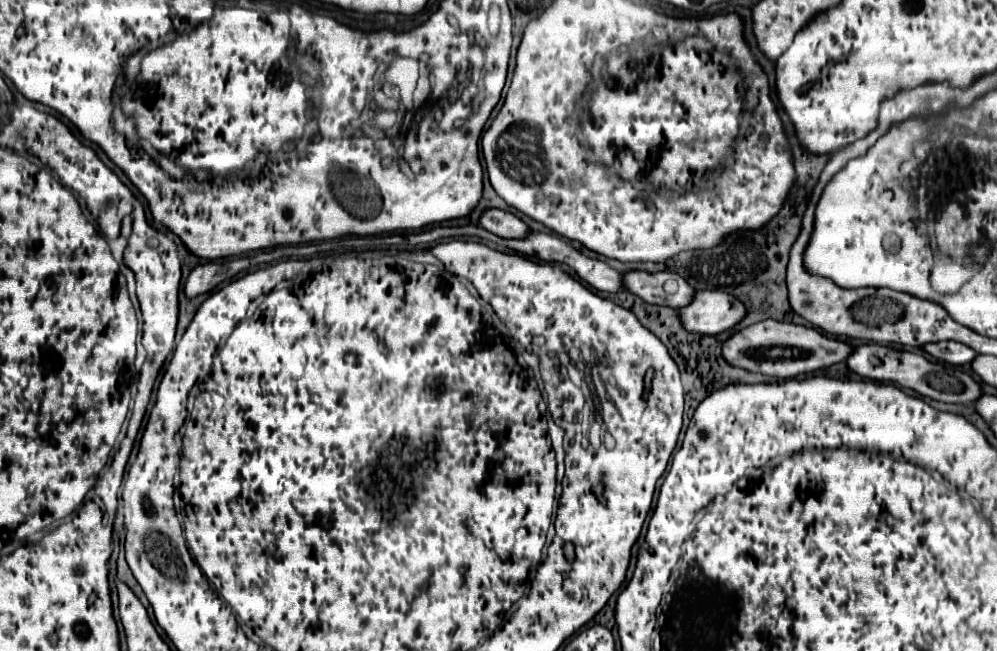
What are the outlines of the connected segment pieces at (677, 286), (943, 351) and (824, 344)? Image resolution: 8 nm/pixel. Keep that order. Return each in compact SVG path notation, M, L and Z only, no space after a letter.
M628 271L622 275L622 285L646 303L668 305L674 309L688 305L694 295L694 289L678 273L672 271Z
M940 341L940 343L932 343L932 345L922 345L920 349L924 353L930 353L934 359L938 359L942 363L950 363L950 365L964 365L976 357L976 353L970 347L960 345L956 341Z
M766 319L746 329L740 329L722 343L722 357L732 367L778 377L778 379L792 379L802 373L812 373L816 369L830 367L834 363L844 361L850 355L850 351L852 351L850 345L820 333L814 327L804 327L804 325L794 325L774 319Z

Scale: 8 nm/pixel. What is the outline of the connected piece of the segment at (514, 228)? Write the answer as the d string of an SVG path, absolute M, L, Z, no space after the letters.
M486 209L480 215L480 225L500 237L510 237L510 239L518 239L524 237L528 233L528 227L512 213L502 211L502 209Z

